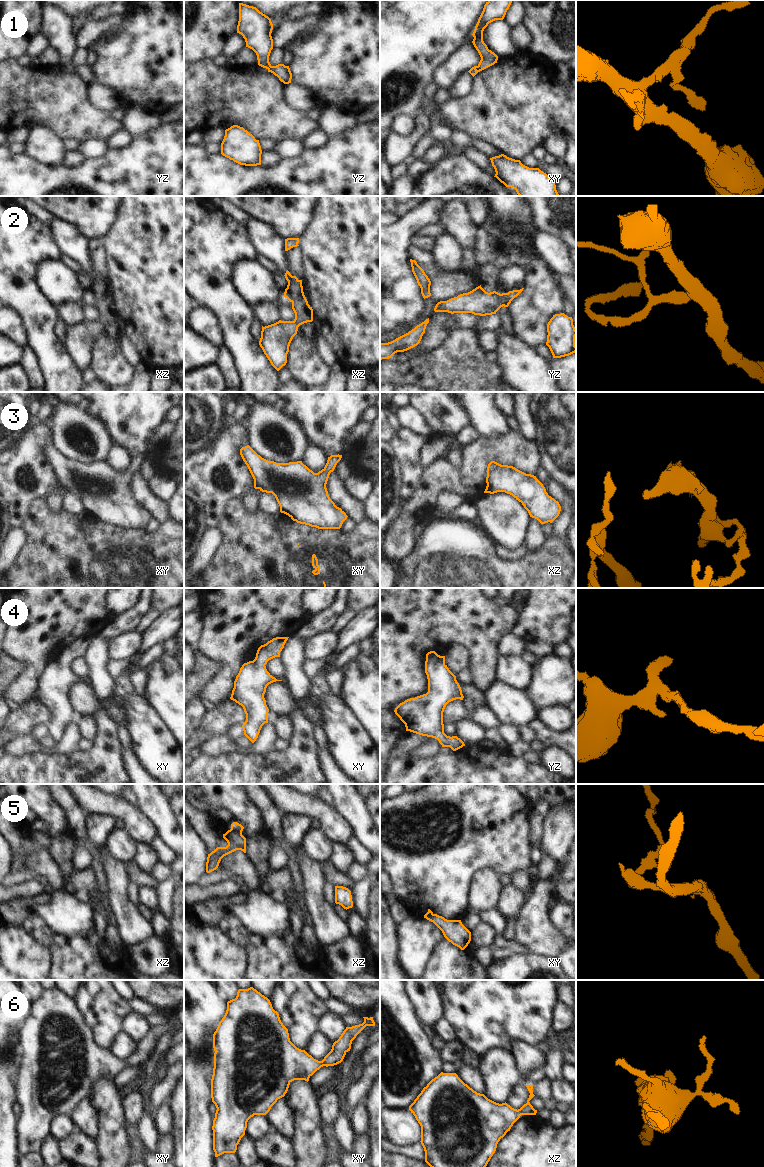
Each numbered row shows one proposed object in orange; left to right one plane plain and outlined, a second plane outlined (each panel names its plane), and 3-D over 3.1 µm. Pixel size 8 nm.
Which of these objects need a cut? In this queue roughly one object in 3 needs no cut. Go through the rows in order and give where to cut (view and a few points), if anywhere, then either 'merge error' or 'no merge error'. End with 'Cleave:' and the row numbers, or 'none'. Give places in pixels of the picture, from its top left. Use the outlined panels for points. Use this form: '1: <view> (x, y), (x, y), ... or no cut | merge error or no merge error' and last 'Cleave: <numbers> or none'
1: xy (477, 66), (480, 70) | merge error
2: no cut | no merge error
3: xy (291, 517), (299, 522) | merge error
4: no cut | no merge error
5: xz (230, 829), (236, 830), (241, 834) | merge error
6: no cut | no merge error
Cleave: 1, 3, 5

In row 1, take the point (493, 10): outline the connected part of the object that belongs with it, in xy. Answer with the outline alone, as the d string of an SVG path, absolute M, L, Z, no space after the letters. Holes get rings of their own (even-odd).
M488 0L484 5L483 11L472 34L474 37L472 43L481 57L478 64L480 71L494 65L498 60L498 56L489 50L484 43L483 31L489 23L495 20L503 20L511 3L511 0Z

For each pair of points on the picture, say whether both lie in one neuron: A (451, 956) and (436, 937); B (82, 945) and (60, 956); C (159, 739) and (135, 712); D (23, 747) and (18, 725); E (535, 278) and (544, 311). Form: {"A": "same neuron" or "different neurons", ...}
{"A": "different neurons", "B": "same neuron", "C": "same neuron", "D": "different neurons", "E": "same neuron"}

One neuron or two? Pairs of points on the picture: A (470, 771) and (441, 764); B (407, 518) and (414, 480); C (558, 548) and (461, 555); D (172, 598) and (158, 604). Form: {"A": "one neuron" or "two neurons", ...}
{"A": "one neuron", "B": "two neurons", "C": "one neuron", "D": "one neuron"}

